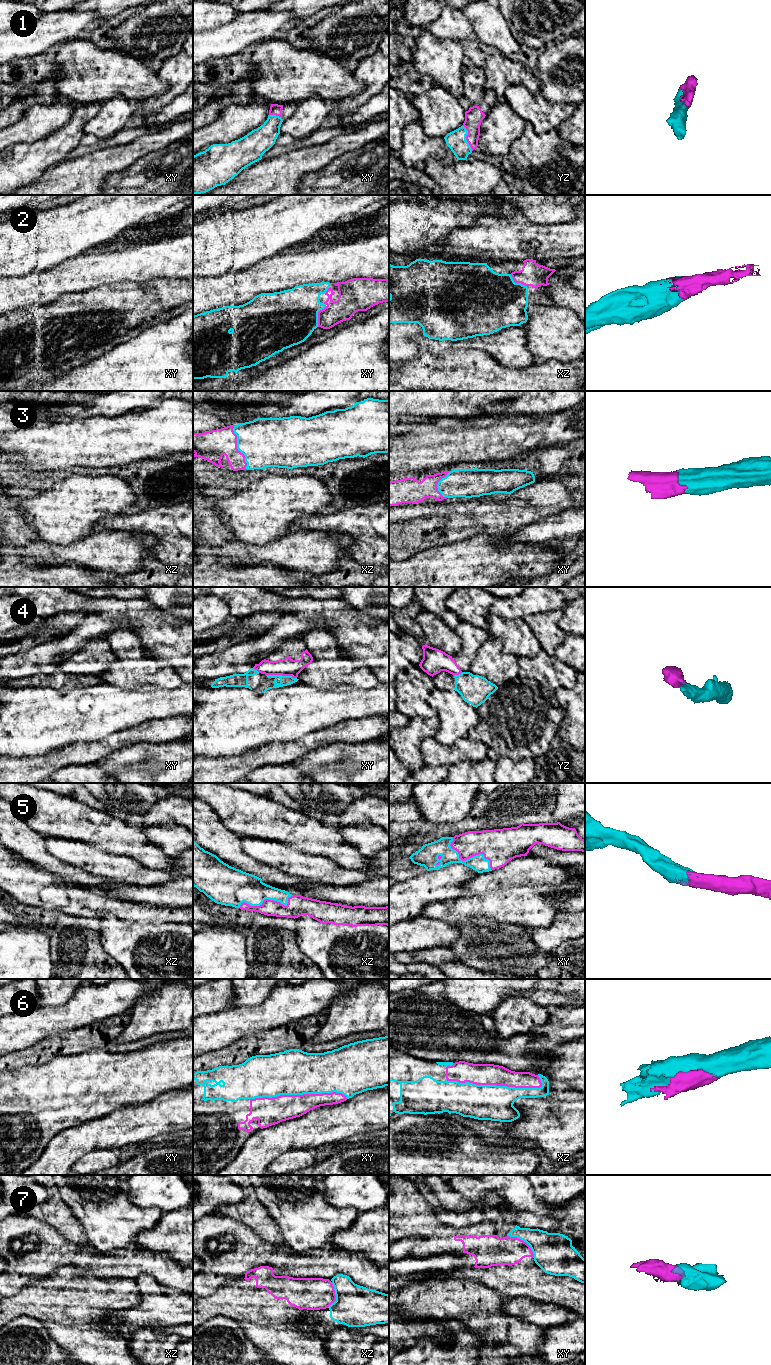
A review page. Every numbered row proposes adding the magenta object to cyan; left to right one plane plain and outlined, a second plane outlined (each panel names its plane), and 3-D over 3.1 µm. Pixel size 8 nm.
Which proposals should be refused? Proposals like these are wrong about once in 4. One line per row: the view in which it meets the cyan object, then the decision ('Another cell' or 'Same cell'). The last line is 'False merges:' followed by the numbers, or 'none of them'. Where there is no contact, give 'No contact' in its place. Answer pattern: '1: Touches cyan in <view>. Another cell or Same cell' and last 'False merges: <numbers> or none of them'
1: Touches cyan in yz. Same cell
2: Touches cyan in xy. Same cell
3: Touches cyan in xz. Same cell
4: Touches cyan in xy. Another cell
5: Touches cyan in xz. Same cell
6: Touches cyan in xz. Same cell
7: Touches cyan in xy. Another cell
False merges: 4, 7

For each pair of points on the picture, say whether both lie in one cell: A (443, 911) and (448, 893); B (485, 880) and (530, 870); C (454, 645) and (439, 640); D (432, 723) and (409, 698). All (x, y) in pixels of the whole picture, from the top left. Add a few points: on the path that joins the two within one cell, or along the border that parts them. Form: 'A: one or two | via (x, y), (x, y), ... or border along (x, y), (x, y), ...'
A: two | border along (464, 895), (435, 900), (424, 908)
B: one | via (496, 879), (519, 871)
C: one | via (450, 643), (447, 640), (443, 640)
D: two | border along (436, 715), (428, 717), (415, 716), (409, 719)

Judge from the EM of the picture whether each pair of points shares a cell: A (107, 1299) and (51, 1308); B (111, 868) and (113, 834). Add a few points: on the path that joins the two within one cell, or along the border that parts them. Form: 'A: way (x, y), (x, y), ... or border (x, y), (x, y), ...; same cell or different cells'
A: way (93, 1299), (89, 1299), (81, 1306), (65, 1307); same cell
B: border (91, 843), (104, 851), (128, 855), (135, 860); different cells

